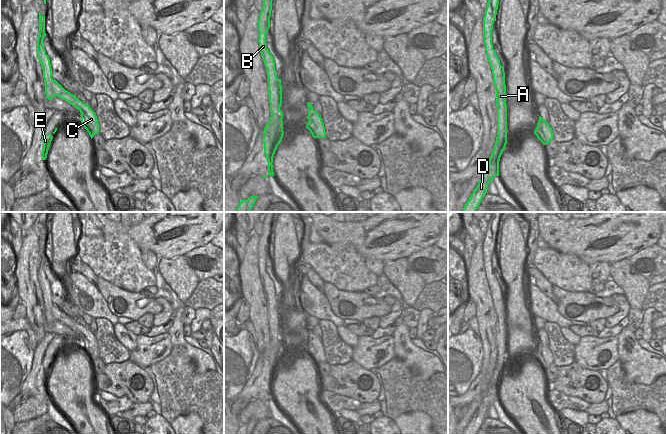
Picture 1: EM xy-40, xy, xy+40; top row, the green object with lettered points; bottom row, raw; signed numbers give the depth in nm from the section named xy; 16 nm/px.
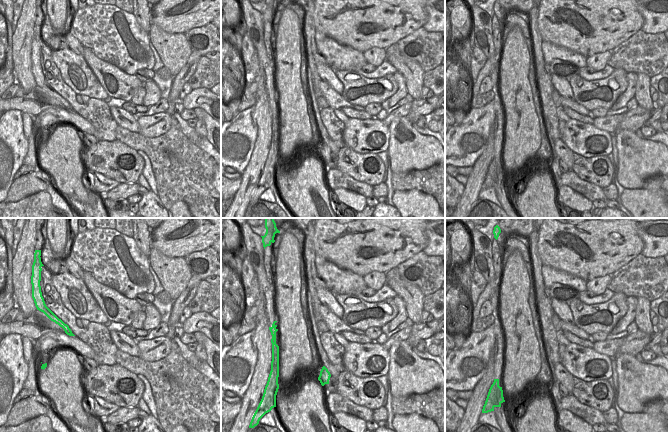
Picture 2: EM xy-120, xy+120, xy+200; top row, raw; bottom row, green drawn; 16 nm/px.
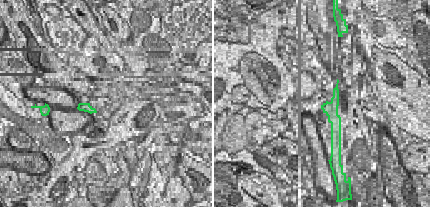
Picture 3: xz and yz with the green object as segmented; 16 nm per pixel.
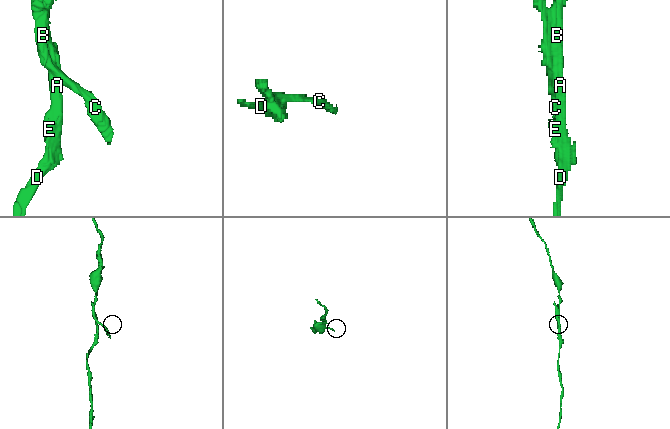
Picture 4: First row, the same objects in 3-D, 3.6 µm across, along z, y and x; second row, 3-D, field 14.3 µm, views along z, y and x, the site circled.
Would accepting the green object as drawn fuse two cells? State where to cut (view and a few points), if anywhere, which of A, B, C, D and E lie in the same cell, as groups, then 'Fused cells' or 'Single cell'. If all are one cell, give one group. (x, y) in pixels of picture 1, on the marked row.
No split. Groups: A B C D E. Single cell.

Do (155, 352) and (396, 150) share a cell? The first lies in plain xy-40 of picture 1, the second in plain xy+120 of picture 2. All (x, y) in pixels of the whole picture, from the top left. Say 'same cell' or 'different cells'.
different cells

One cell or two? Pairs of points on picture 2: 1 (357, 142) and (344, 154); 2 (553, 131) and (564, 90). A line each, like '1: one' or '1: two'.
1: two
2: two

